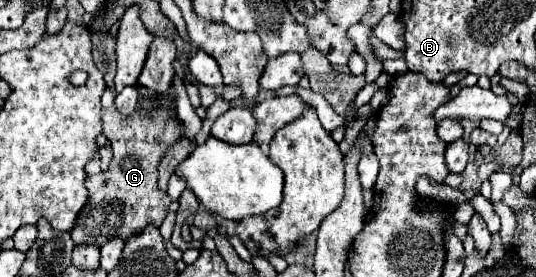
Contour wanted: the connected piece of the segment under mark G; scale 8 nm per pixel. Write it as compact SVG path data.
M105 89L101 97L101 117L103 117L103 135L109 139L113 149L111 165L105 173L85 179L89 191L89 203L77 215L77 227L71 229L75 245L105 245L113 237L129 241L131 235L141 233L147 225L161 227L161 221L169 213L171 197L159 189L157 169L167 151L181 139L181 123L173 117L169 107L159 109L141 109L131 115L121 115L115 107L115 95Z

